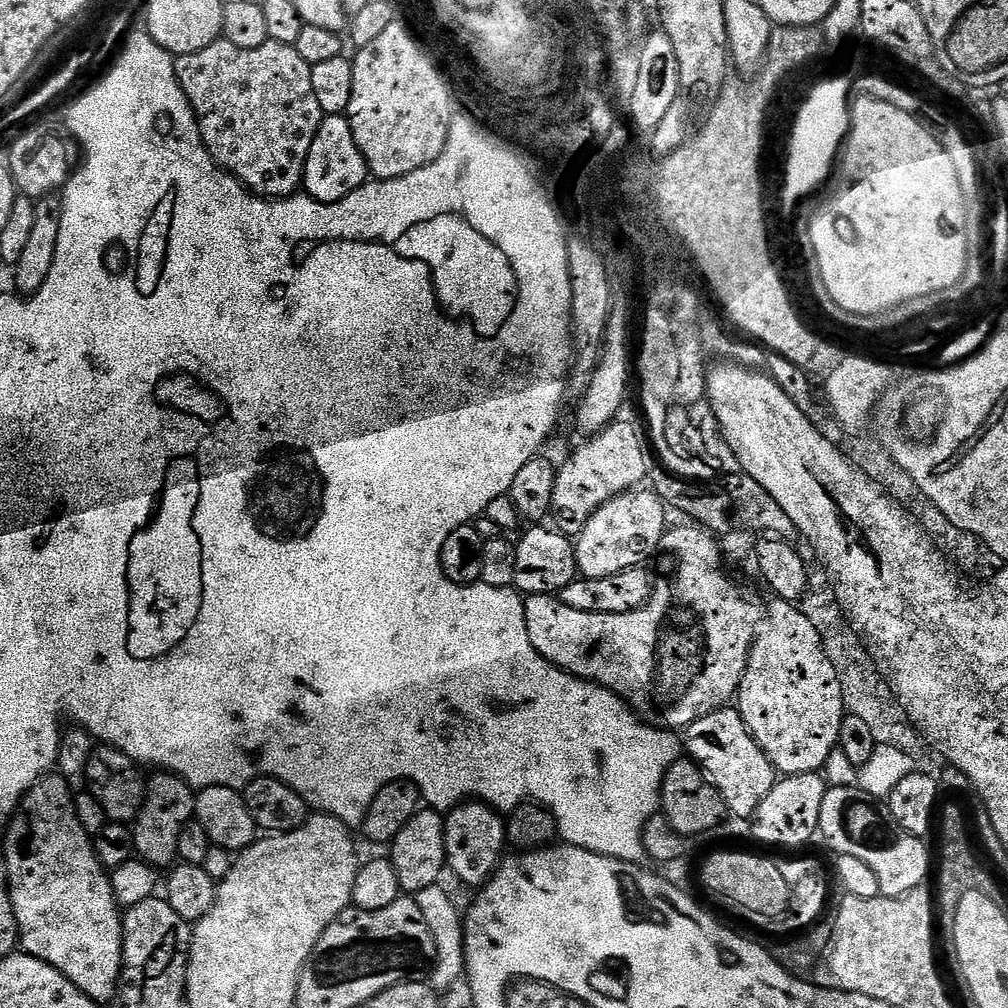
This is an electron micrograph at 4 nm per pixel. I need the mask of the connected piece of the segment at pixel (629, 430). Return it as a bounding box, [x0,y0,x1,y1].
[551,418,649,538]

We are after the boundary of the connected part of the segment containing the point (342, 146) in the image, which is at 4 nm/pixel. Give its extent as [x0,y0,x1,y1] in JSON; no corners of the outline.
[303,115,369,204]

